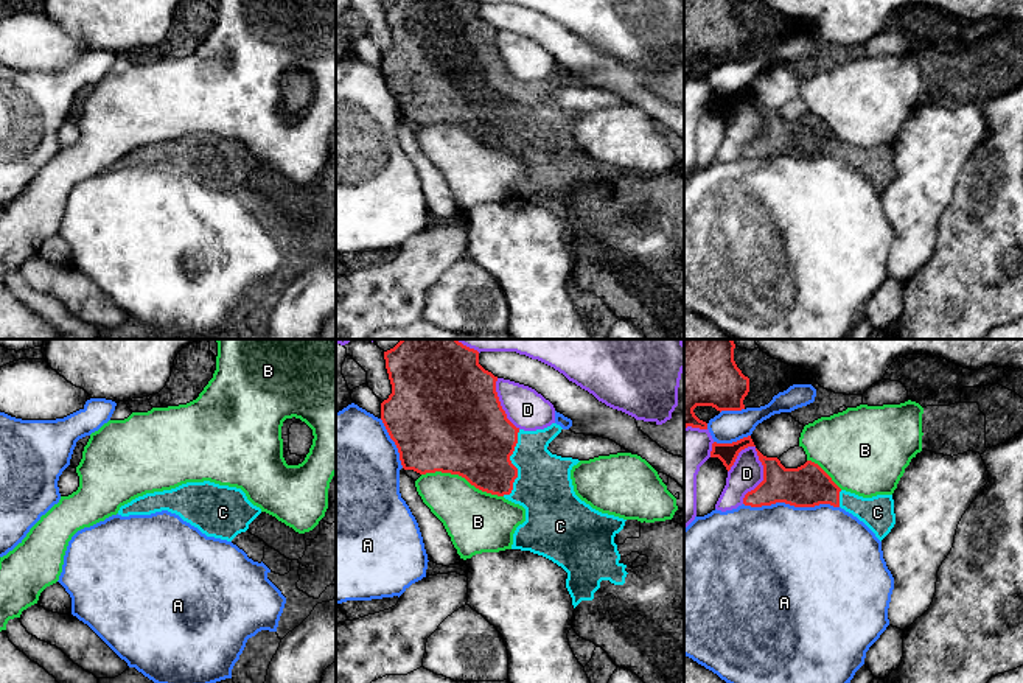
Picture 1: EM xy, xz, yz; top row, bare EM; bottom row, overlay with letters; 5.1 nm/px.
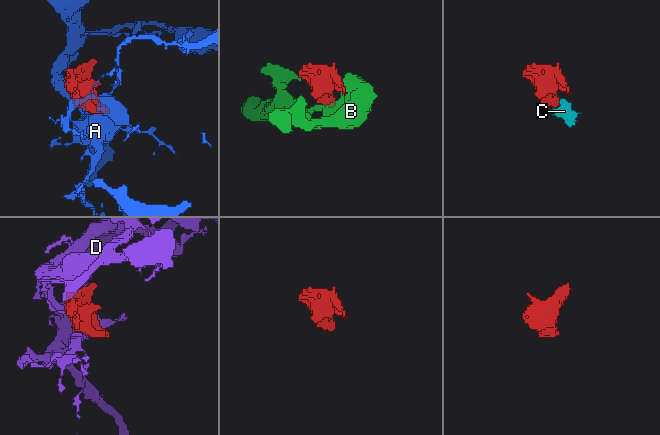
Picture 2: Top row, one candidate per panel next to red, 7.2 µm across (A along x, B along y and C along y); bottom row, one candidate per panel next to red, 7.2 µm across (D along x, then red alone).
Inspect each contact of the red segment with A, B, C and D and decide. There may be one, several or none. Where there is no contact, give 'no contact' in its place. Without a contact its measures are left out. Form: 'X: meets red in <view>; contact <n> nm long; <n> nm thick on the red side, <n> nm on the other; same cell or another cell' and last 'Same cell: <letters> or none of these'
A: meets red in yz; contact 500 nm long; 220 nm thick on the red side, 480 nm on the other; another cell
B: meets red in xz; contact 440 nm long; 480 nm thick on the red side, 320 nm on the other; another cell
C: meets red in xz; contact 360 nm long; 400 nm thick on the red side, 300 nm on the other; same cell
D: meets red in yz; contact 320 nm long; 220 nm thick on the red side, 170 nm on the other; another cell
Same cell: C

